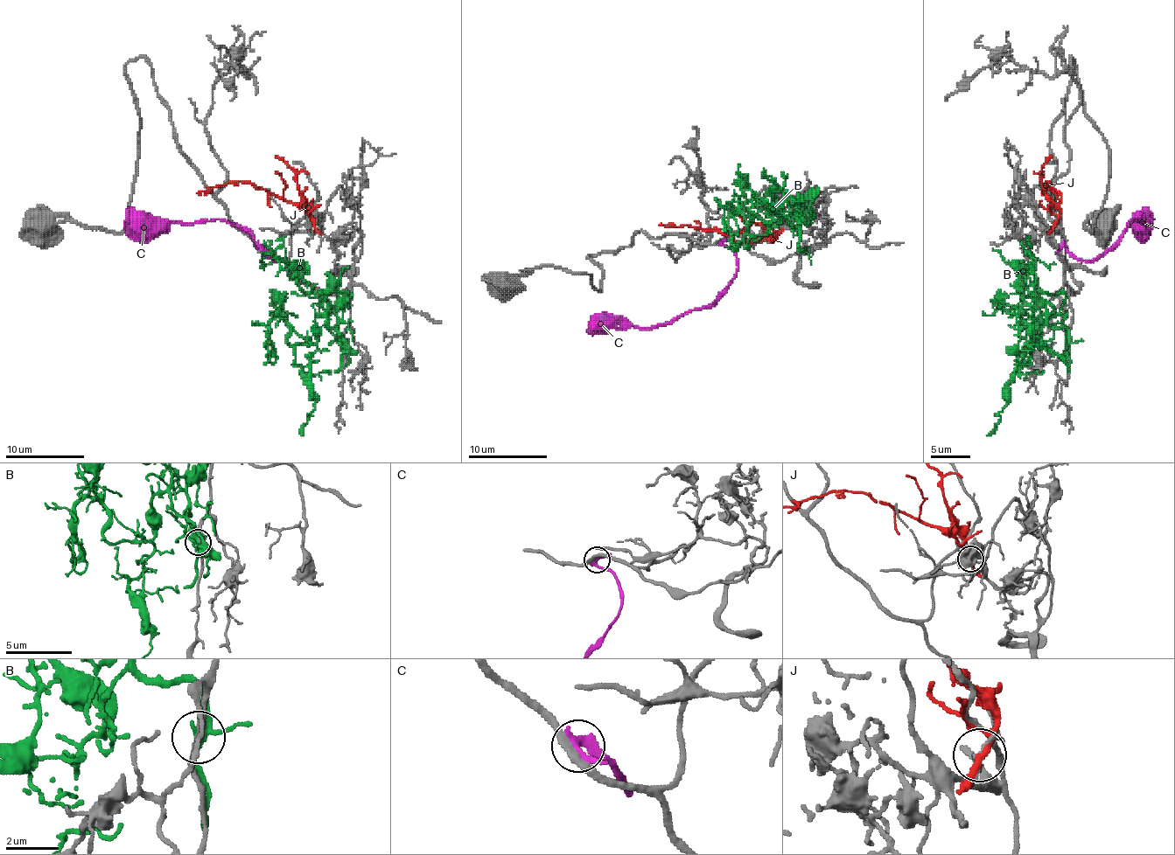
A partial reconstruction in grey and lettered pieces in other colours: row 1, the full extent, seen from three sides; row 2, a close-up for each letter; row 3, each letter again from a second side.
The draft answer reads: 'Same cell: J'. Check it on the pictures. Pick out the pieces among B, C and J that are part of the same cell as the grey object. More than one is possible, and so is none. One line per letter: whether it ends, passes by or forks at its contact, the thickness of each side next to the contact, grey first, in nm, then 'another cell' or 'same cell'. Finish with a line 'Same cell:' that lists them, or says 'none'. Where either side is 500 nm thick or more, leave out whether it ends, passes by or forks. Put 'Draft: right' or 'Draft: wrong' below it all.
B: it forks; calibres 260 and 300 nm; same cell
C: it passes by; calibres 260 and 260 nm; another cell
J: it forks; calibres 130 and 200 nm; another cell
Same cell: B
Draft: wrong

